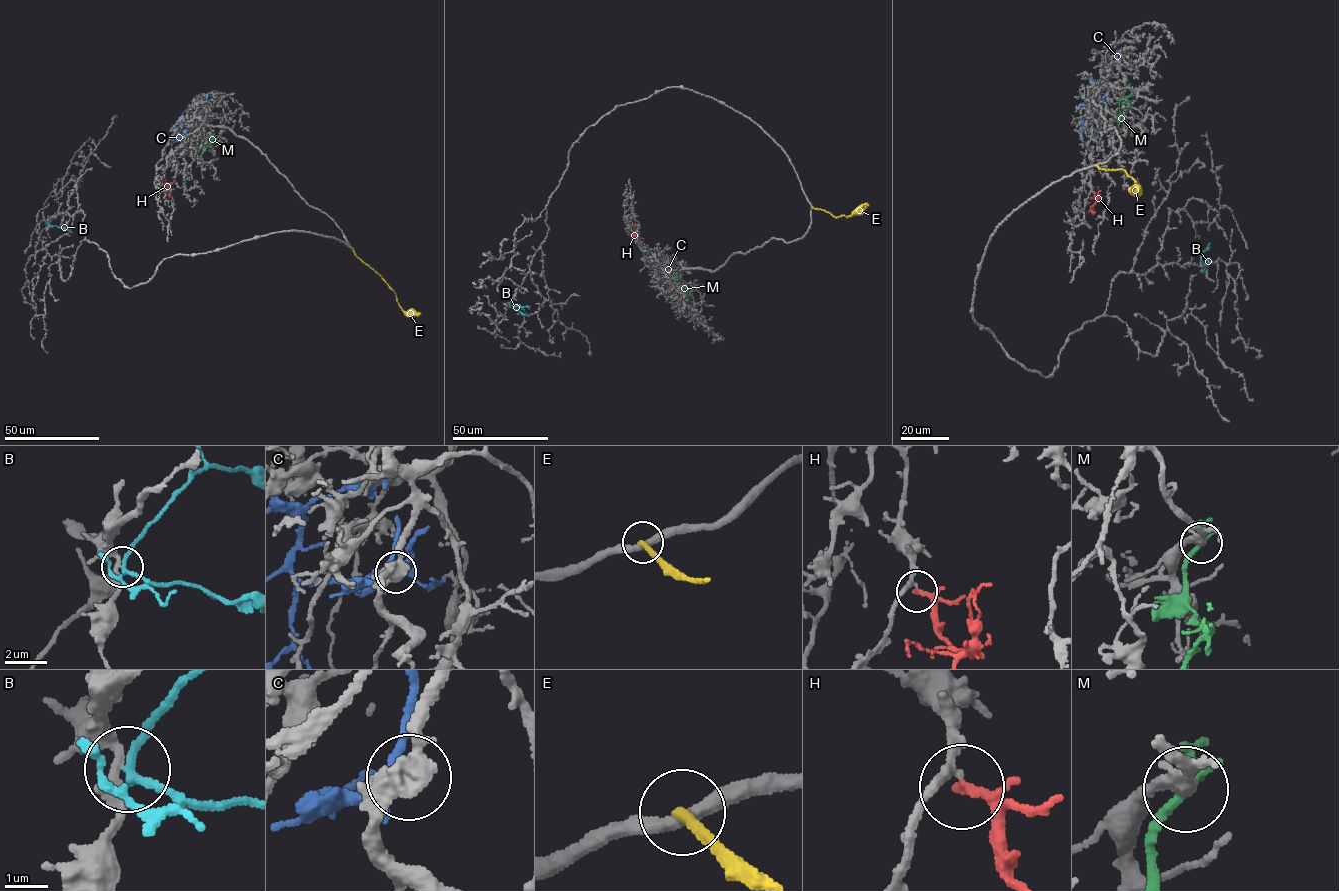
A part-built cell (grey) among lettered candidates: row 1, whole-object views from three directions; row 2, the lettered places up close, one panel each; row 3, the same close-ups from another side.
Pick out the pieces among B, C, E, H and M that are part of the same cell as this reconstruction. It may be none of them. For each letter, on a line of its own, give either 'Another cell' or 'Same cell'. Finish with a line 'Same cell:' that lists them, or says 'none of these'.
B: Another cell
C: Another cell
E: Another cell
H: Same cell
M: Another cell
Same cell: H

